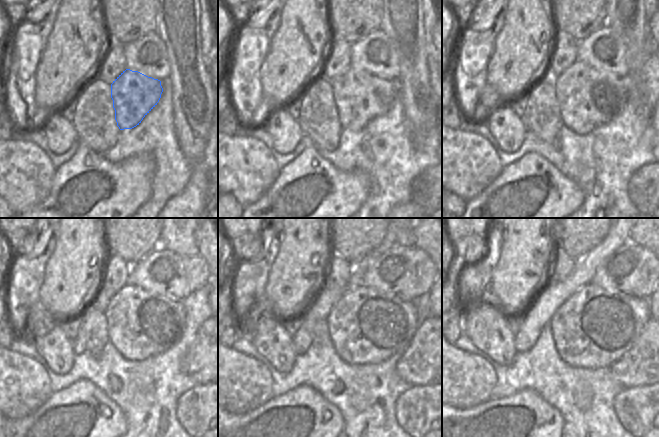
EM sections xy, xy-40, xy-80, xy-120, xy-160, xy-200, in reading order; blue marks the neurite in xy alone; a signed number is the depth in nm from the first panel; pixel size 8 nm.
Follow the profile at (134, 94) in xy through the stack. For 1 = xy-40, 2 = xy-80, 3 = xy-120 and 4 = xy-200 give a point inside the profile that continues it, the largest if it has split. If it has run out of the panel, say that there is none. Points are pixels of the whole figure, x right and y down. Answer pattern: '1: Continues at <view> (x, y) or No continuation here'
1: Continues at xy-40 (359, 96)
2: Continues at xy-80 (588, 98)
3: Continues at xy-120 (140, 324)
4: Continues at xy-200 (594, 328).

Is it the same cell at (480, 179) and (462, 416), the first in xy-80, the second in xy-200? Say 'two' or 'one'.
two

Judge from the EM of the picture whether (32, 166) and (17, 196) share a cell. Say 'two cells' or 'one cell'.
one cell

